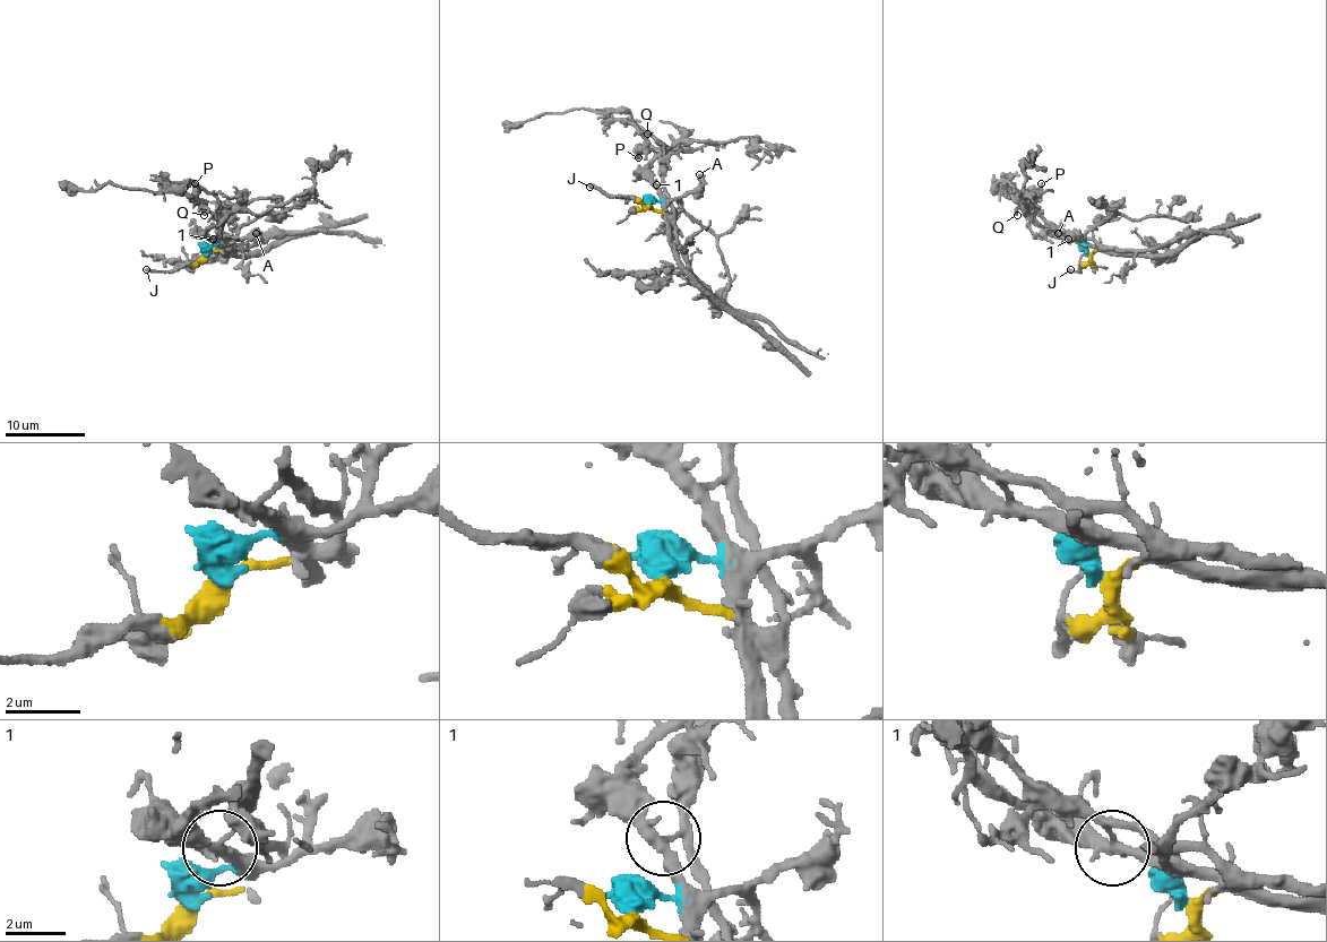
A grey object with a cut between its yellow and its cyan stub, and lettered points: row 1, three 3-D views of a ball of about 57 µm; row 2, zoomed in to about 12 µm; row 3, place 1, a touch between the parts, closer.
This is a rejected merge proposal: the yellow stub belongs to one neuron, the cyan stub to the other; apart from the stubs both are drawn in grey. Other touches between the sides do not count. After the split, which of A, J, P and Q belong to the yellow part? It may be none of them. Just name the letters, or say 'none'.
J

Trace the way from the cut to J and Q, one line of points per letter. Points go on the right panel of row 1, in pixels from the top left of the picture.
J: (1089, 255), (1079, 271), (1069, 269)
Q: (1089, 253), (1082, 243), (1045, 228), (1025, 207), (1015, 212), (1017, 215)

